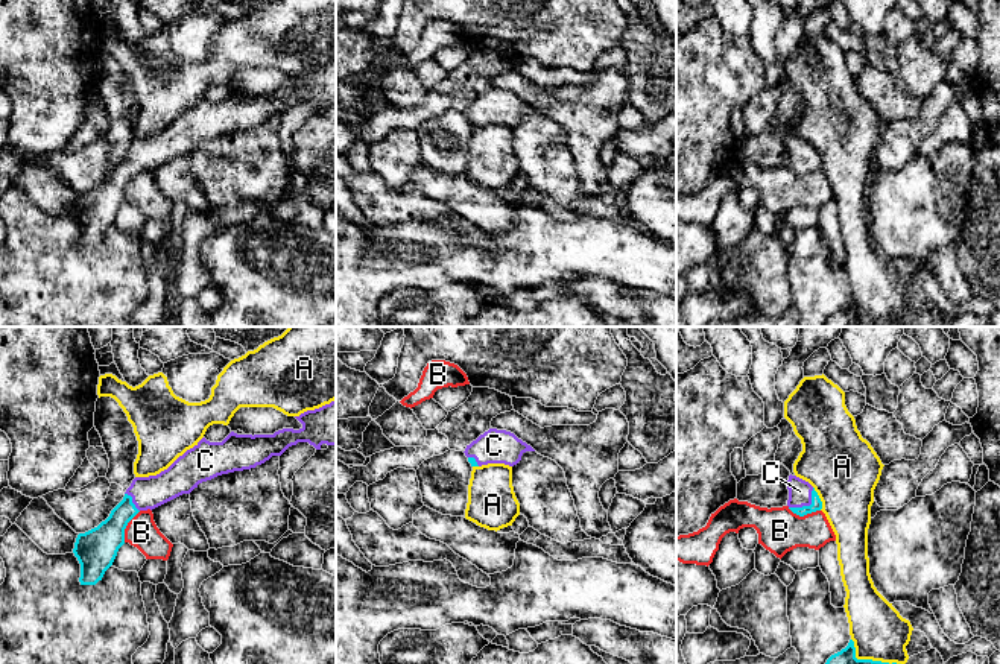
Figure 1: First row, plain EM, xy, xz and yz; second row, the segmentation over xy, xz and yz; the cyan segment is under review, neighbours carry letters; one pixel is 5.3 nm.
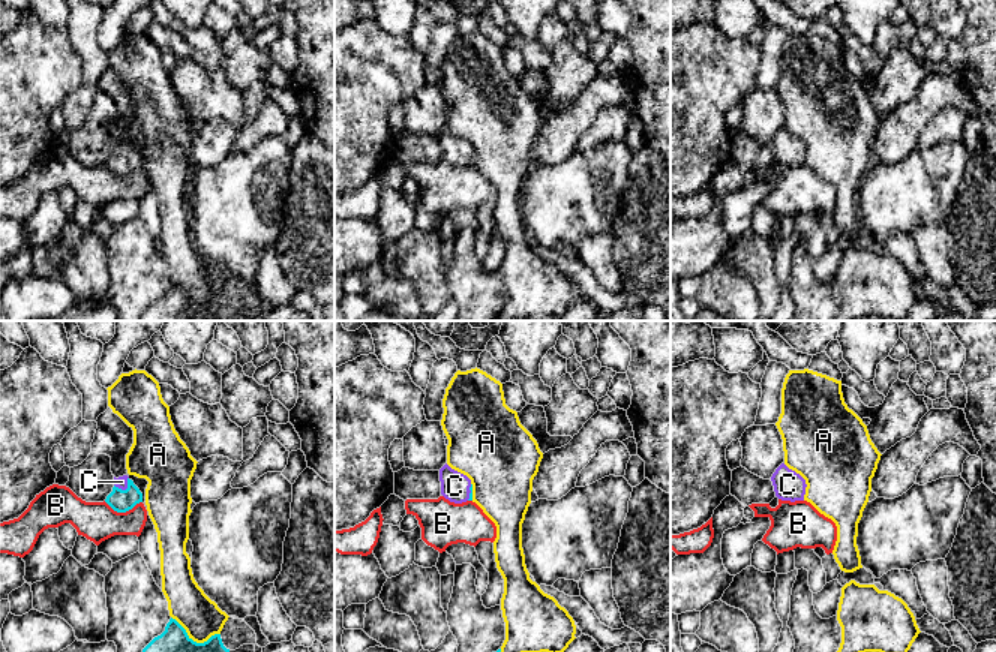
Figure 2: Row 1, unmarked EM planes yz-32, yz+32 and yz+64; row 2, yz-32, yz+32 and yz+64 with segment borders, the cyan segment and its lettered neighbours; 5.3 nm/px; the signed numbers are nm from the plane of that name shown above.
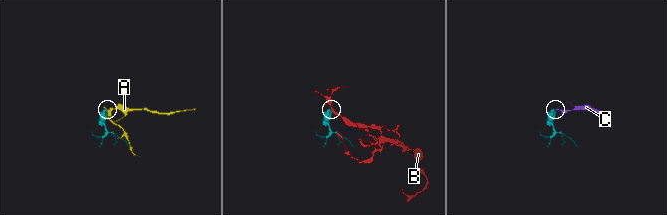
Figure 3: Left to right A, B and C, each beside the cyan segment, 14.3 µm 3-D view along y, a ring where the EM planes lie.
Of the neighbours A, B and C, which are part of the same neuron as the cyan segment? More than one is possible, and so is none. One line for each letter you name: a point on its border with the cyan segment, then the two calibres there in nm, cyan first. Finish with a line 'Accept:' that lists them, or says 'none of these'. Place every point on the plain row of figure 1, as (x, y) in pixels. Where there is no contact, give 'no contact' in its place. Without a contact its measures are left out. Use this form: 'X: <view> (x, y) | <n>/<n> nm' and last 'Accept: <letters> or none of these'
C: yz (807, 166) | 60/130 nm
Accept: C

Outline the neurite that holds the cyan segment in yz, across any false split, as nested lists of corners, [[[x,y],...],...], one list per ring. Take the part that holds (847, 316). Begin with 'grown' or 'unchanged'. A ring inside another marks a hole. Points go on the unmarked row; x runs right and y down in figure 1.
unchanged; [[[850,299],[848,305],[840,311],[831,315],[824,327],[901,327],[901,324],[889,324],[872,319],[857,319],[854,301]]]

